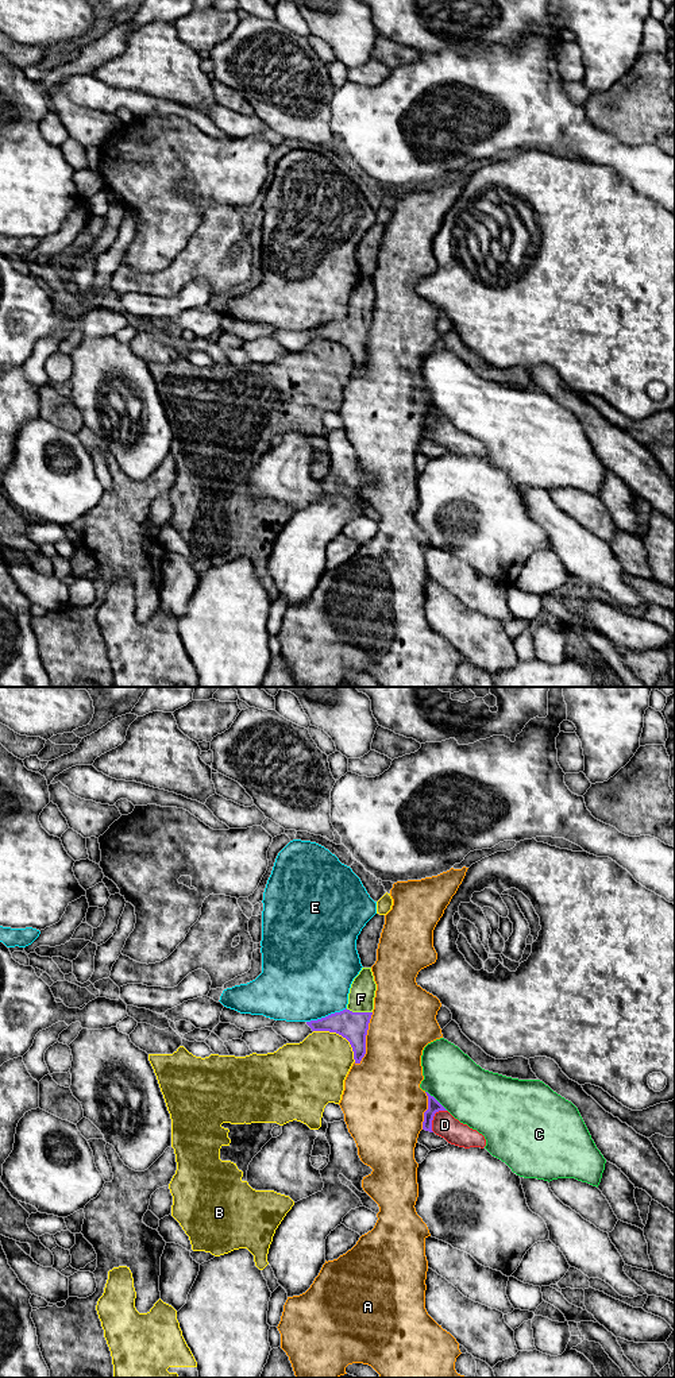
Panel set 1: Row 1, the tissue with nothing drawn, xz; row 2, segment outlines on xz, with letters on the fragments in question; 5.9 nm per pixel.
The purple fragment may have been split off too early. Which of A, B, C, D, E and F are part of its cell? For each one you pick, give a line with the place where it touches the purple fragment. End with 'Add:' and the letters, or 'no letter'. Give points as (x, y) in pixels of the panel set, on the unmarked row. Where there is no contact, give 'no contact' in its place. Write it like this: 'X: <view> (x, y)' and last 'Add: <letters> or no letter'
F: xz (359, 321)
Add: F

